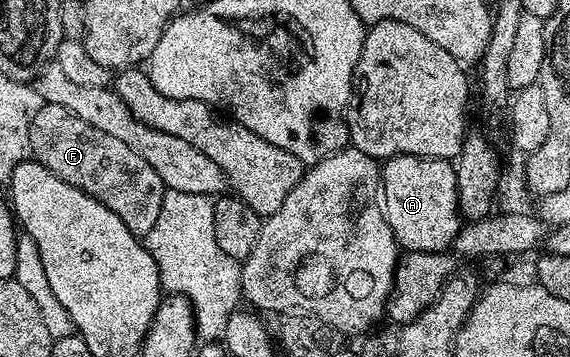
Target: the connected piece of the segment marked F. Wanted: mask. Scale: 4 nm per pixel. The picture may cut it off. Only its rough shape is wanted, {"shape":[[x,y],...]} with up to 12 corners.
{"shape":[[43,105],[42,167],[147,238],[166,190],[138,151]]}

